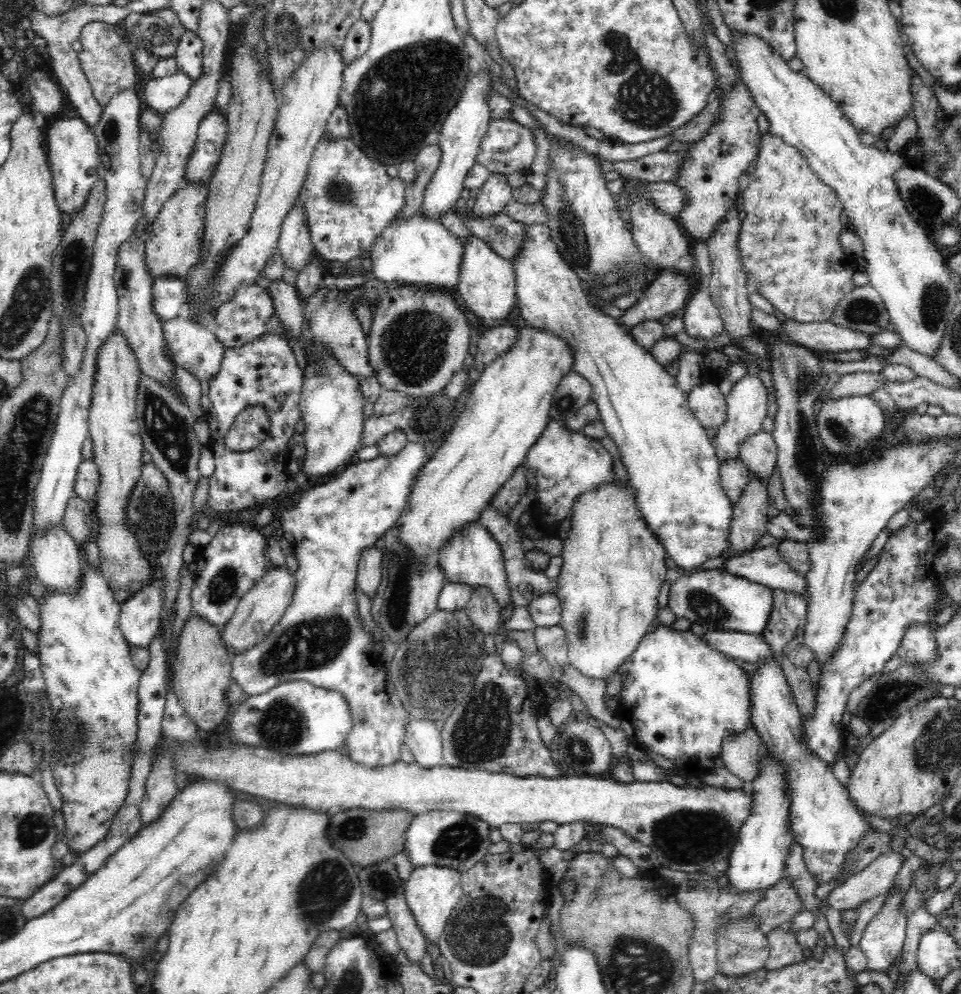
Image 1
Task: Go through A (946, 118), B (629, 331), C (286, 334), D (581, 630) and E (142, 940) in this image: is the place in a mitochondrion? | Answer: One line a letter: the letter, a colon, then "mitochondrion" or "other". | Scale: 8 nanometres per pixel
A: other
B: other
C: other
D: mitochondrion
E: mitochondrion

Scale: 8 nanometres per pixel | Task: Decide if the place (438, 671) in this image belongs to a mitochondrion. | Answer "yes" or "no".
yes

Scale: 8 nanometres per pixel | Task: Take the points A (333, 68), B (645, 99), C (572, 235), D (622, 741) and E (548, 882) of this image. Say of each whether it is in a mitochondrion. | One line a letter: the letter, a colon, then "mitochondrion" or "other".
A: other
B: mitochondrion
C: mitochondrion
D: other
E: other

